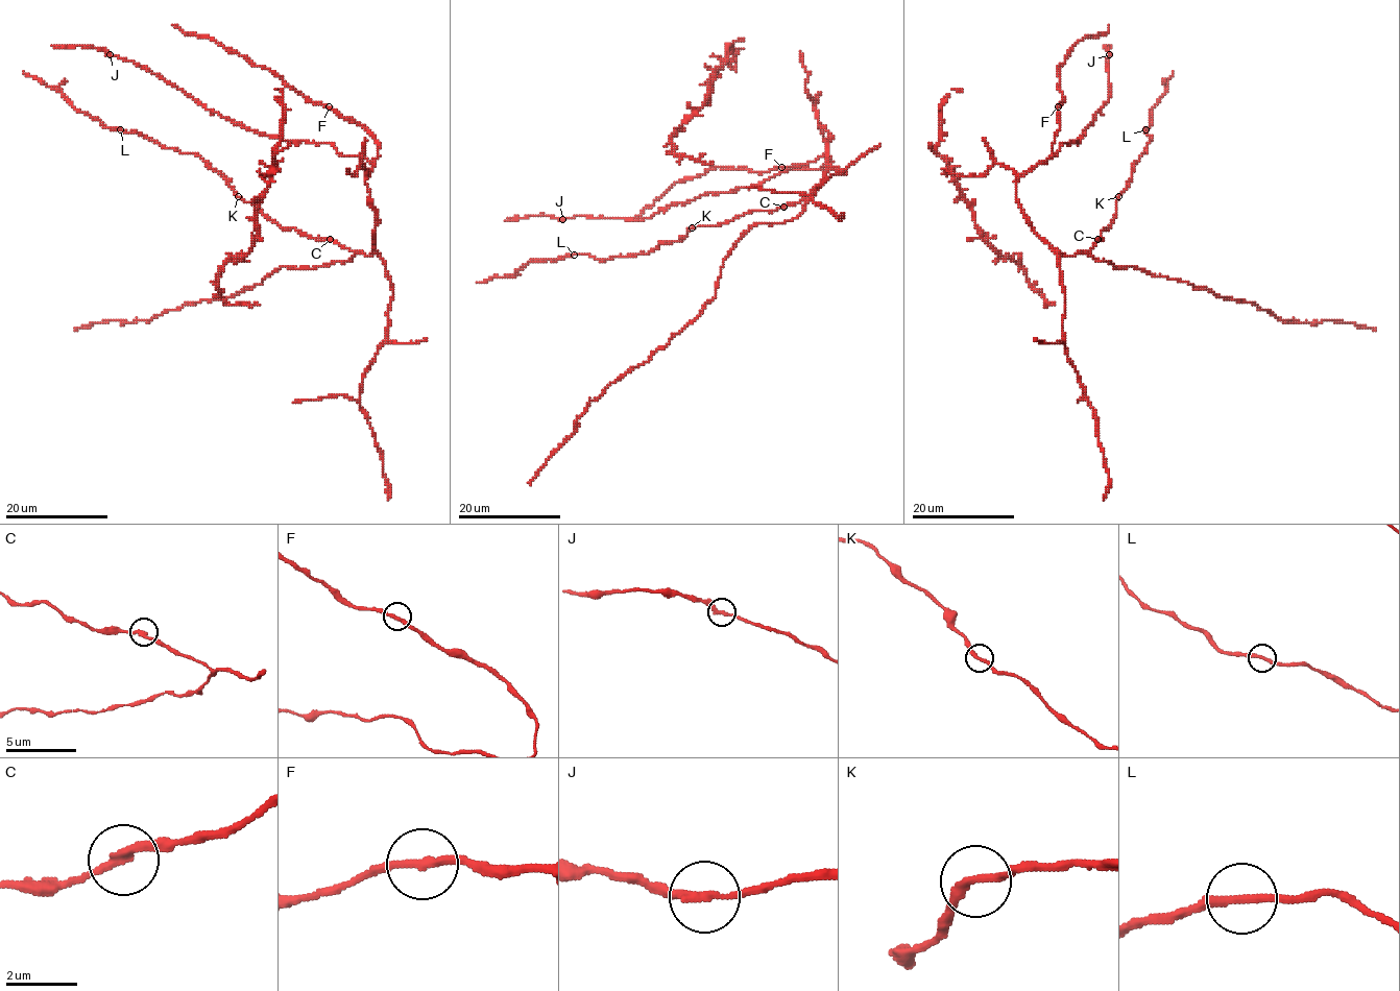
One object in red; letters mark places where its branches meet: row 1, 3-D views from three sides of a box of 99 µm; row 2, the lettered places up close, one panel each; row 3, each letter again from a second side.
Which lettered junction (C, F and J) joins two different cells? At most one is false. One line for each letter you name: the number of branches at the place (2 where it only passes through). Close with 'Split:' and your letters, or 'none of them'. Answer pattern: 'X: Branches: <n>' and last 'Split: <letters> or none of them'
Split: none of them

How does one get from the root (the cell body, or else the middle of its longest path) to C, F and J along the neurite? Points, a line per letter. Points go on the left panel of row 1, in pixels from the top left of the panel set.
C: (373, 242), (371, 254), (364, 256), (330, 239)
F: (373, 242), (376, 213), (365, 178), (379, 155), (379, 144), (366, 129), (346, 120), (329, 106)
J: (373, 242), (376, 213), (365, 183), (370, 162), (341, 155), (326, 142), (259, 135), (110, 53)

